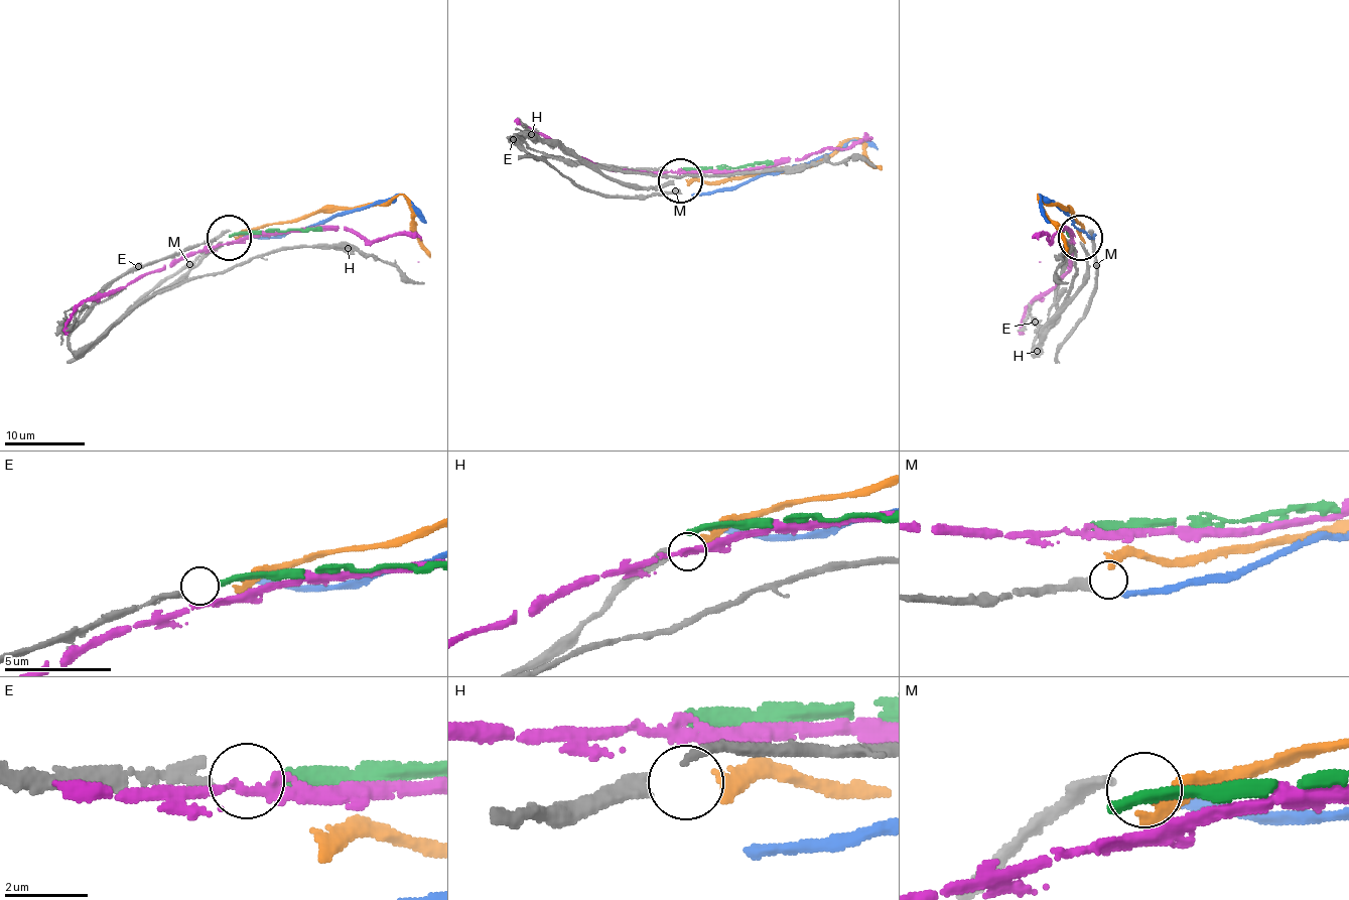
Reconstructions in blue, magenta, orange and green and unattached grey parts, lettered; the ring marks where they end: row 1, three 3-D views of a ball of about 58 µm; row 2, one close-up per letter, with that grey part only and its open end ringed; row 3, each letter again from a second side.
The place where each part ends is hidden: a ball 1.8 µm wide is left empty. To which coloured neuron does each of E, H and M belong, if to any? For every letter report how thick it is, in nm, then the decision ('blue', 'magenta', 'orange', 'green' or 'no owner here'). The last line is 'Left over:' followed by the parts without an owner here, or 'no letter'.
E: calibre 240 nm; green
H: calibre 320 nm; orange
M: calibre 280 nm; blue
Left over: no letter

